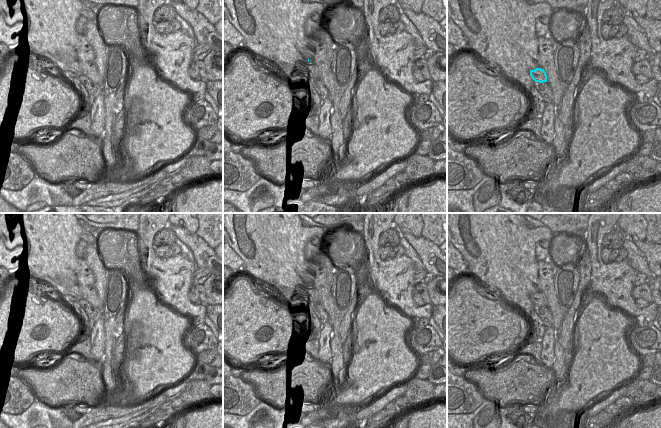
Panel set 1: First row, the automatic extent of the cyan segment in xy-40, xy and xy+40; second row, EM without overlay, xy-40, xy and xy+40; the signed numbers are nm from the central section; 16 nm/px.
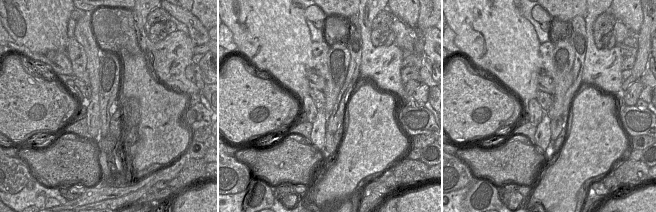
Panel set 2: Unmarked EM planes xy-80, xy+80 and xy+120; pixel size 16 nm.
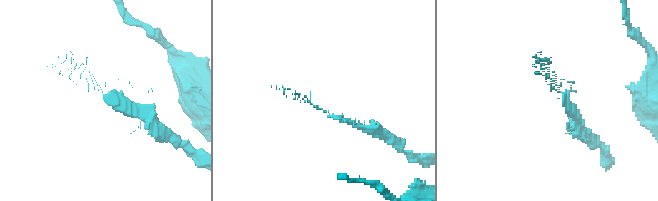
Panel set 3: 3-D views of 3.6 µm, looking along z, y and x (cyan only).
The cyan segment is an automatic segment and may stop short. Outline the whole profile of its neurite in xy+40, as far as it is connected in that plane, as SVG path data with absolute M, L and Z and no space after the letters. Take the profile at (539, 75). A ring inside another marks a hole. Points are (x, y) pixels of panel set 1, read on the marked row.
M538 54L537 65L538 67L536 69L530 70L530 76L535 82L548 83L553 93L553 104L556 110L558 110L567 88L558 80L554 56Z

